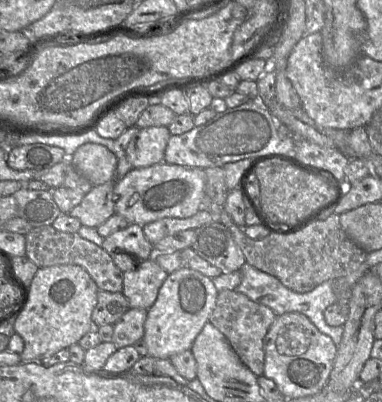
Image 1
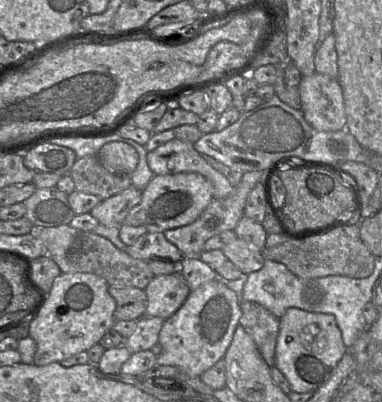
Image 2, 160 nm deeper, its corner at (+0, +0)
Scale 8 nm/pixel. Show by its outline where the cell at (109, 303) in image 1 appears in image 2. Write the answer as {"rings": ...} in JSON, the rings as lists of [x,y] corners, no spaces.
{"rings":[[[109,286],[109,294],[115,300],[115,321],[139,320],[145,316],[147,295],[139,288],[115,288]]]}

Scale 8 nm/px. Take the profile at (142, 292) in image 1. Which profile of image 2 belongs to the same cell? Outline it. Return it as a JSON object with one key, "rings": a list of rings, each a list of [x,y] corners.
{"rings":[[[180,273],[155,276],[144,291],[147,295],[145,316],[163,320],[173,316],[190,293]]]}

